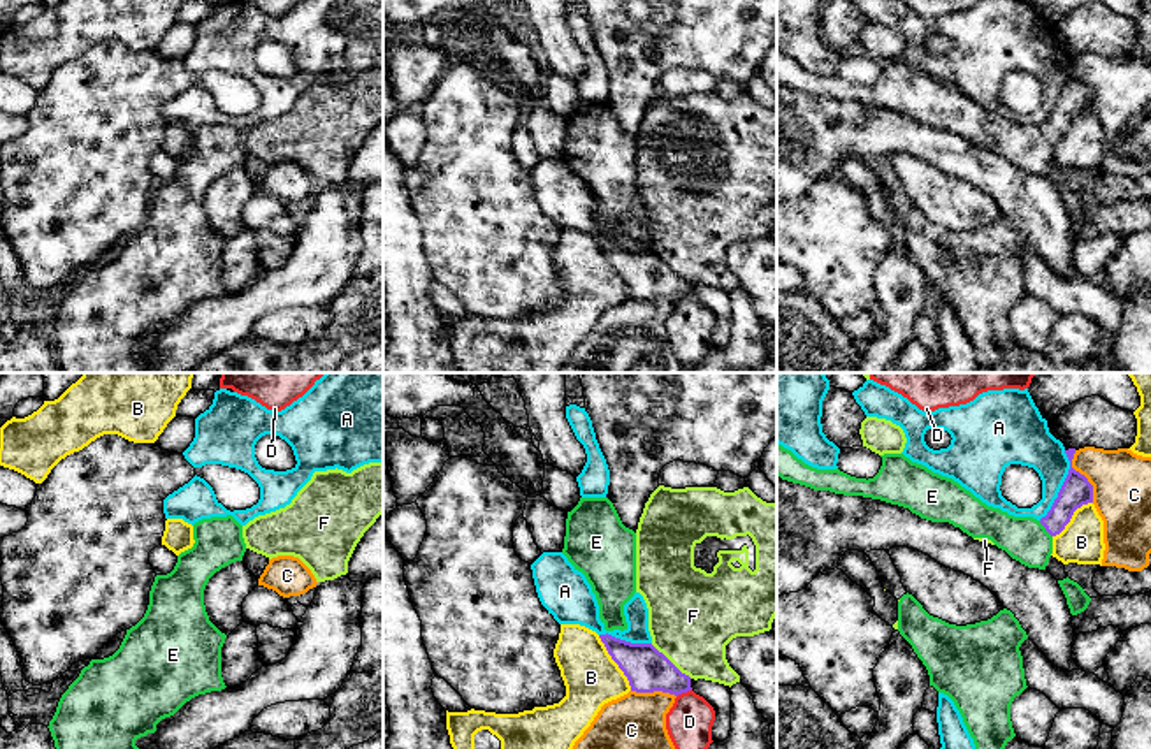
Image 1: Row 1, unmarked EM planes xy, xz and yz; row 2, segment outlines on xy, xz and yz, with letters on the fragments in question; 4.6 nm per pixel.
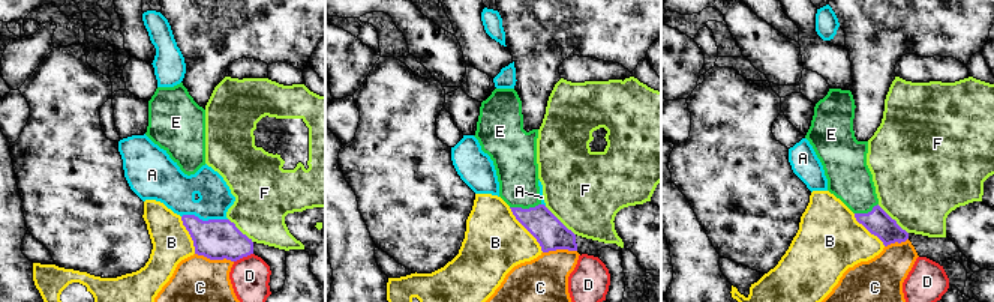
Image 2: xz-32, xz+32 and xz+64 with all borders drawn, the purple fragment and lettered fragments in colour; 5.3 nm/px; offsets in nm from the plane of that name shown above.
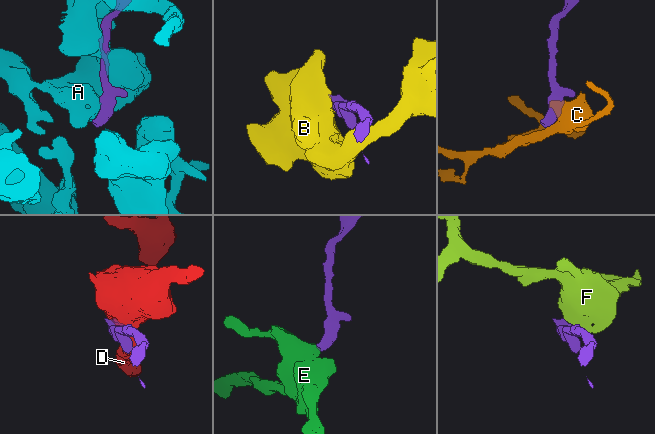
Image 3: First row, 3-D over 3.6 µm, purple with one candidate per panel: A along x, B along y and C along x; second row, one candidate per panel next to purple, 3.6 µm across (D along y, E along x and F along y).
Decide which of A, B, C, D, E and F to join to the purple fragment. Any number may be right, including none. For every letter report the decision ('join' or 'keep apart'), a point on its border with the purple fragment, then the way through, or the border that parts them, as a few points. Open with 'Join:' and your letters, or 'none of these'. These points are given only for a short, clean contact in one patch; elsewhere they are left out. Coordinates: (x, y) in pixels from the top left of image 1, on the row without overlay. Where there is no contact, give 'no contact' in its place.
Join: E
A: keep apart | yz (1062, 92)
B: keep apart | xz (615, 268) | along xz (598, 241), (631, 296)
C: keep apart | yz (1083, 81)
D: keep apart | xz (684, 298)
E: join | yz (1046, 136) | across yz (1076, 97), (1046, 136), (1034, 145), (1023, 145)
F: keep apart | xz (670, 268) | along xz (651, 250), (691, 283)

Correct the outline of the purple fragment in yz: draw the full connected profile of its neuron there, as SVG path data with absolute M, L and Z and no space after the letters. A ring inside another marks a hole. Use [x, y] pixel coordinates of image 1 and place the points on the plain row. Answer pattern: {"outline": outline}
{"outline": "M777 49L777 83L782 86L843 102L863 102L908 114L931 128L949 128L972 144L988 144L1028 174L1046 176L1053 144L1074 118L1093 109L1093 91L1072 74L1075 55L1065 56L1070 76L1051 116L1040 127L1014 123L988 113L952 84L912 69L903 60L884 60L873 84L856 84L836 76L817 76Z"}

